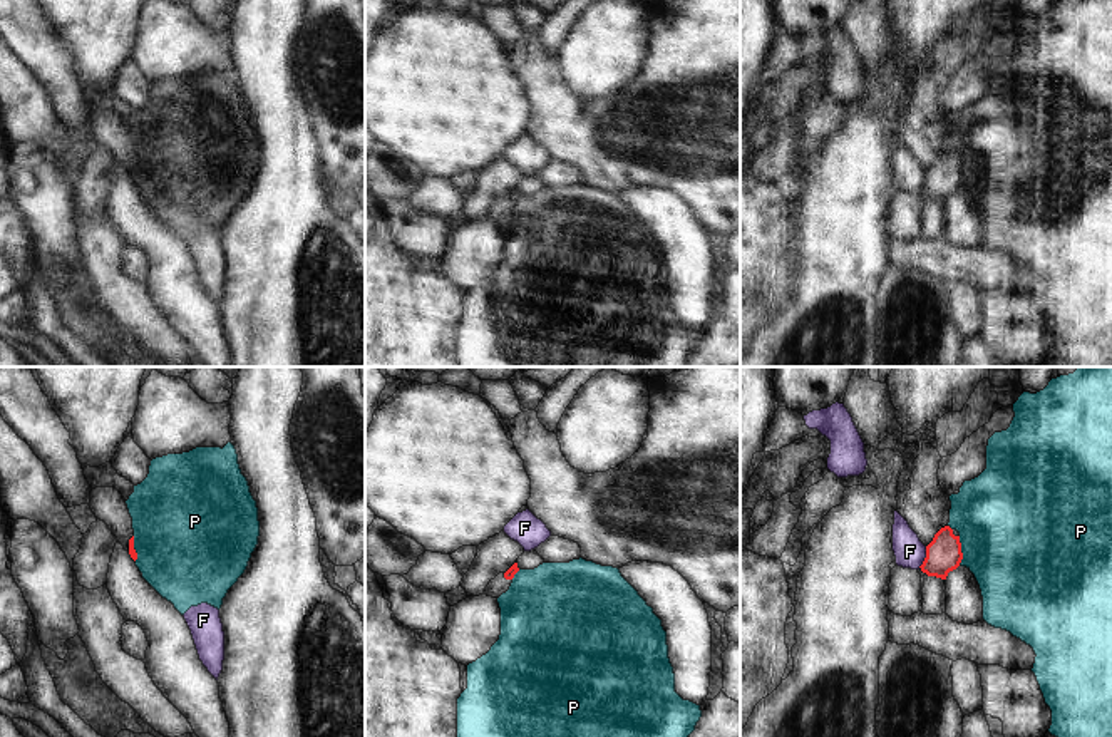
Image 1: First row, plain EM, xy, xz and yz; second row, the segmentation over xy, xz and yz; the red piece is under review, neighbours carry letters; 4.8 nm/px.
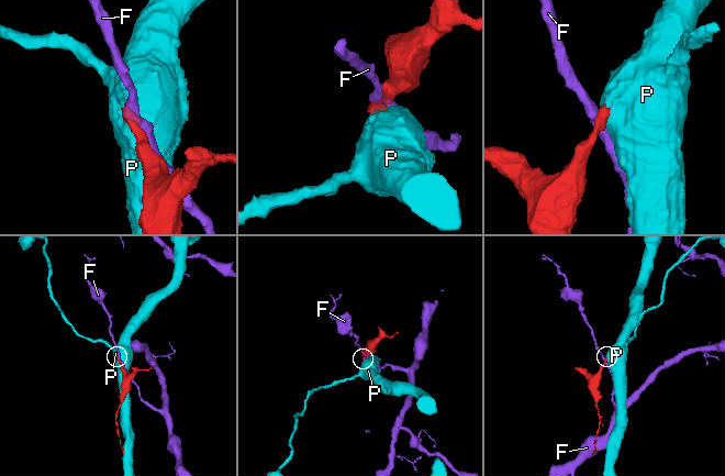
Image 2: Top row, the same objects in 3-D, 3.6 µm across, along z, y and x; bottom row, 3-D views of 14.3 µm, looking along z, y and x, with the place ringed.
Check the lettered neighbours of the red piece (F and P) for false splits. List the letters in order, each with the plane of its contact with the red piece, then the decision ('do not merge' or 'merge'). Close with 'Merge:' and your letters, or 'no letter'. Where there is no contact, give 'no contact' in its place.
F: contact in yz; do not merge
P: contact in yz; do not merge
Merge: no letter

